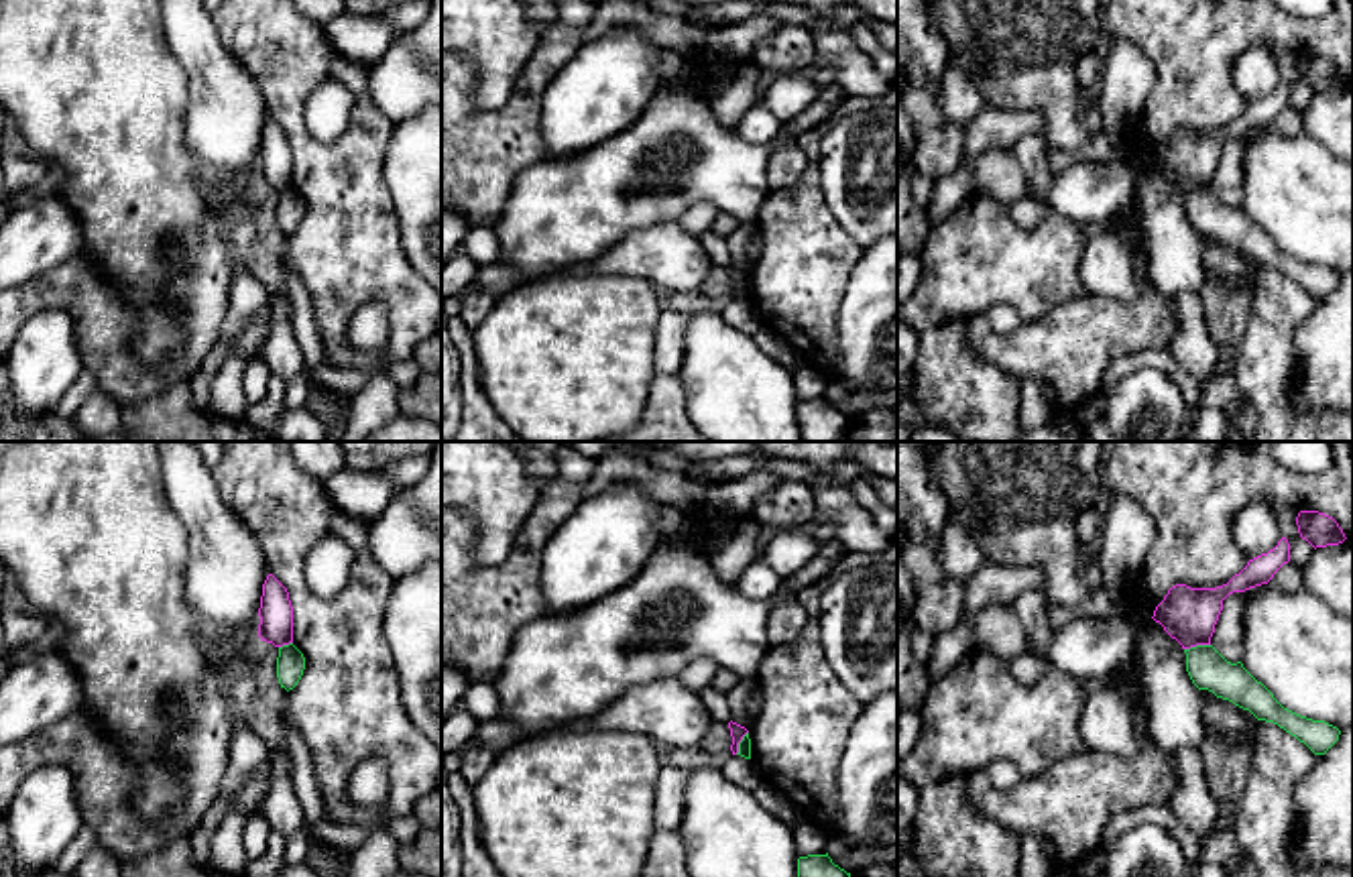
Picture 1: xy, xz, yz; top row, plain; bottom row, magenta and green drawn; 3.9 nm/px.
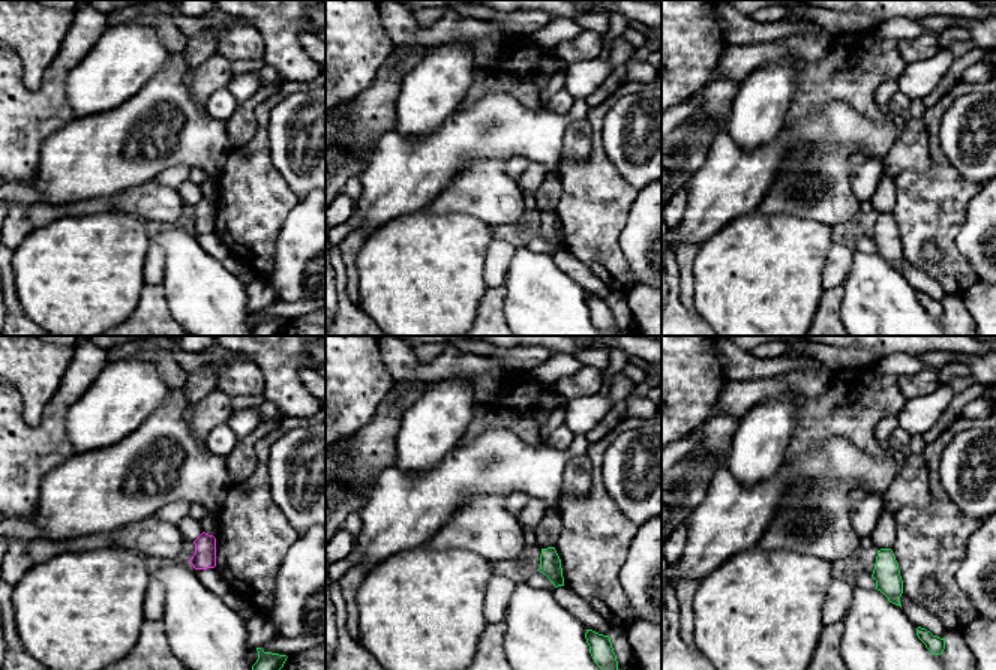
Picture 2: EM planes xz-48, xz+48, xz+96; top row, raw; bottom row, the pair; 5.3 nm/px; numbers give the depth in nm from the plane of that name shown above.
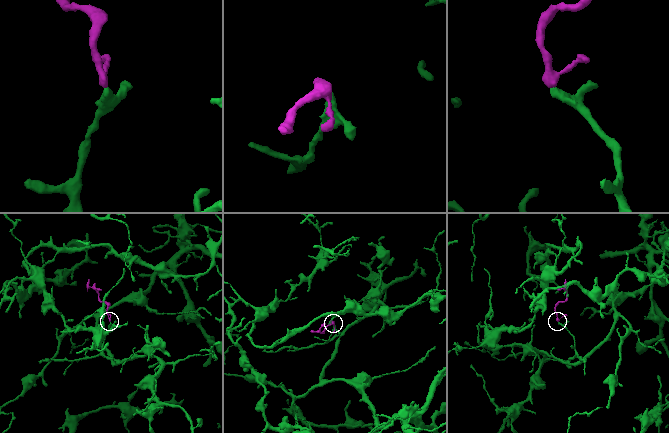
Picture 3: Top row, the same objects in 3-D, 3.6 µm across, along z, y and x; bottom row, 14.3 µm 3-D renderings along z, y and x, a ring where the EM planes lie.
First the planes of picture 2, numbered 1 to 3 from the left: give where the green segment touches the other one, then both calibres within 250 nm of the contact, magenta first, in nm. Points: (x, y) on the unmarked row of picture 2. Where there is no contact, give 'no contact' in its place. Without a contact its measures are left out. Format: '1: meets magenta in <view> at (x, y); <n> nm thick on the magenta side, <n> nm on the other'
1: no contact
2: no contact
3: no contact

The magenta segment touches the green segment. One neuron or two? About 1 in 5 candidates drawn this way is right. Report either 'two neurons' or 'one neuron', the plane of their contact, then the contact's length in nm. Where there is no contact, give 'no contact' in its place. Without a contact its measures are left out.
two neurons | yz | 110 nm

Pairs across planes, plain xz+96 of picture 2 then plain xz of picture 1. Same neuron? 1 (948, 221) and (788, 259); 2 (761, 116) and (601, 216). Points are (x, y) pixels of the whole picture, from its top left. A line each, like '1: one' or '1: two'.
1: one
2: two

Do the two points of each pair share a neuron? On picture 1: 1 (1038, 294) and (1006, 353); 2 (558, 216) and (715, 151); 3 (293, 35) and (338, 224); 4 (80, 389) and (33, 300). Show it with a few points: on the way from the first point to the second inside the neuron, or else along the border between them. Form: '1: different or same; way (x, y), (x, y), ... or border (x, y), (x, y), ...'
1: different; border (1069, 302), (1022, 322)
2: same; way (601, 210), (690, 194)
3: same; way (291, 82), (291, 123), (314, 163), (328, 178)
4: different; border (84, 369), (98, 387)

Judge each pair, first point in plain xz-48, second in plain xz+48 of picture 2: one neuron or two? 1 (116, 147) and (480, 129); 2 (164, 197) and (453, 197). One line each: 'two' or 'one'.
1: one
2: one

